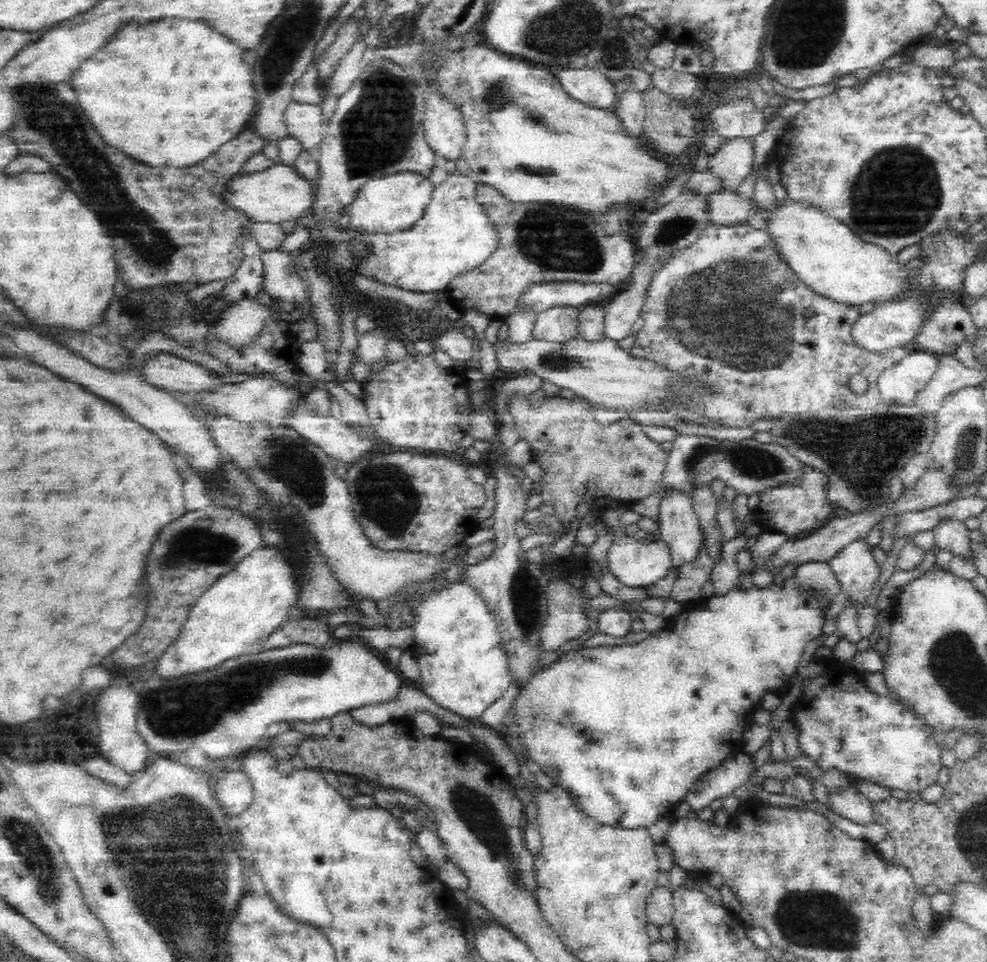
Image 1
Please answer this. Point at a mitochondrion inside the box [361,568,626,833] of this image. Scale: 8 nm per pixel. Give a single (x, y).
(535, 714)

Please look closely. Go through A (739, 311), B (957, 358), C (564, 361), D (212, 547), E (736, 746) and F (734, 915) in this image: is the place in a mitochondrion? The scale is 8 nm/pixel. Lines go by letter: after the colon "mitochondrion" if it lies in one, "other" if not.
A: mitochondrion
B: other
C: mitochondrion
D: mitochondrion
E: other
F: other

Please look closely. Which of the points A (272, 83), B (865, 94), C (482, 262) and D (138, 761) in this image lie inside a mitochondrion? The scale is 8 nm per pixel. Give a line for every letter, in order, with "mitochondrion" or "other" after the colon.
A: other
B: other
C: other
D: other

